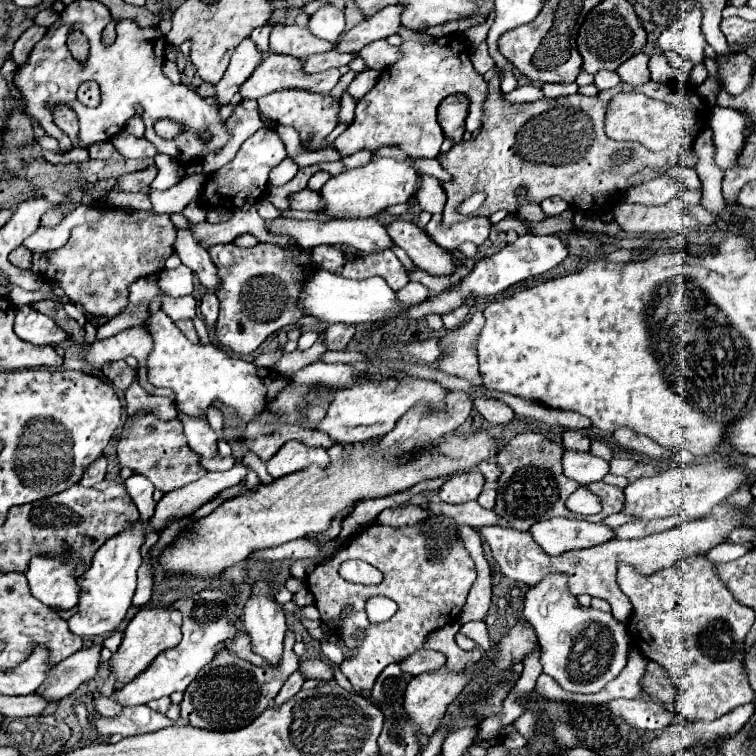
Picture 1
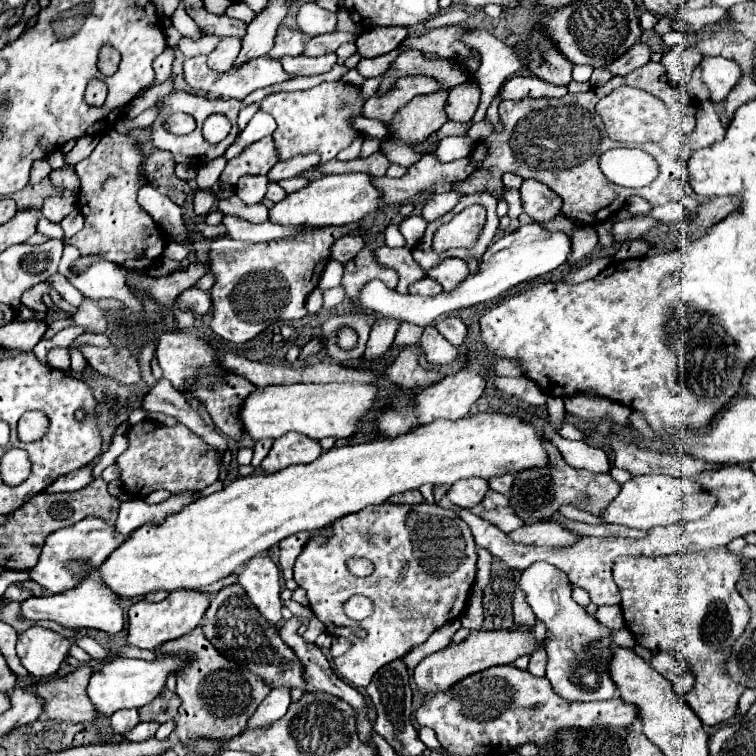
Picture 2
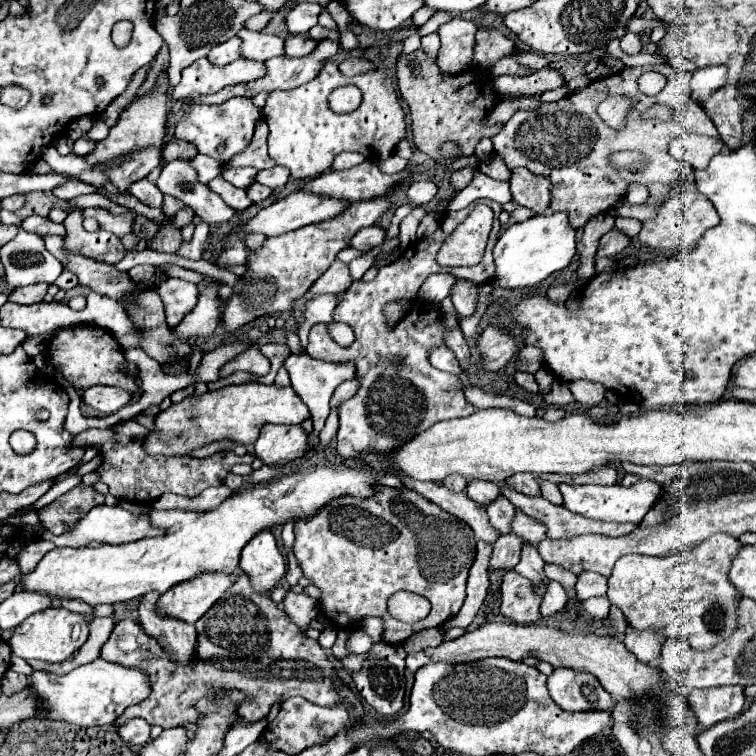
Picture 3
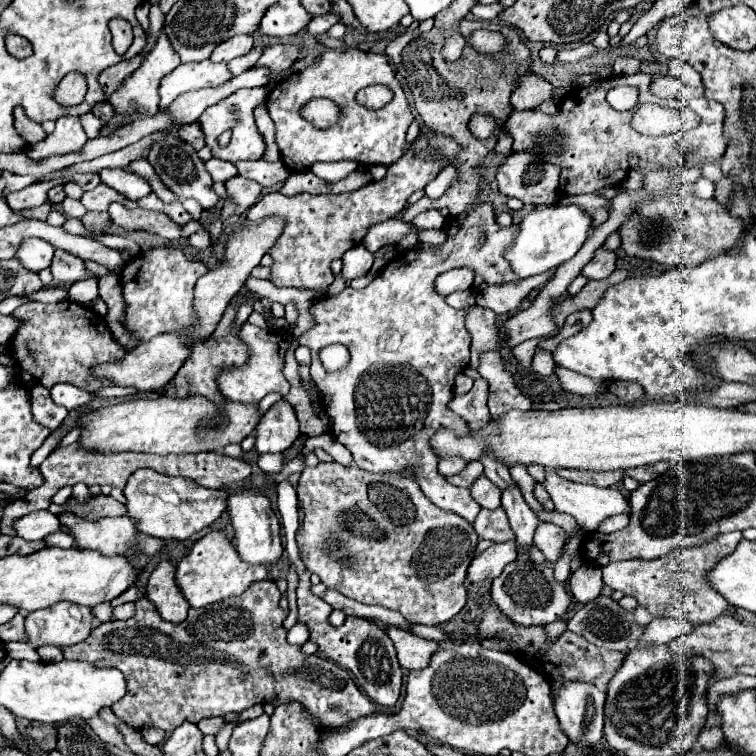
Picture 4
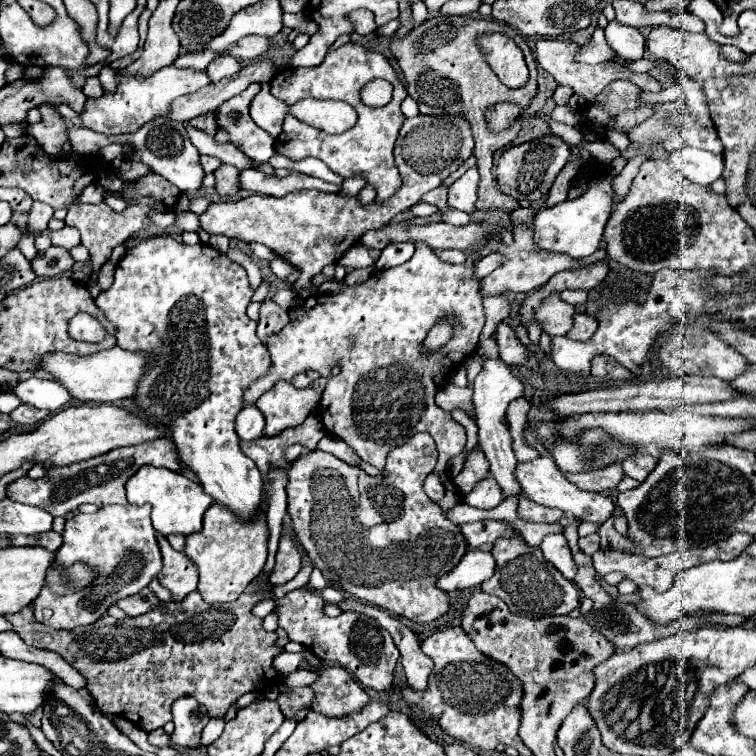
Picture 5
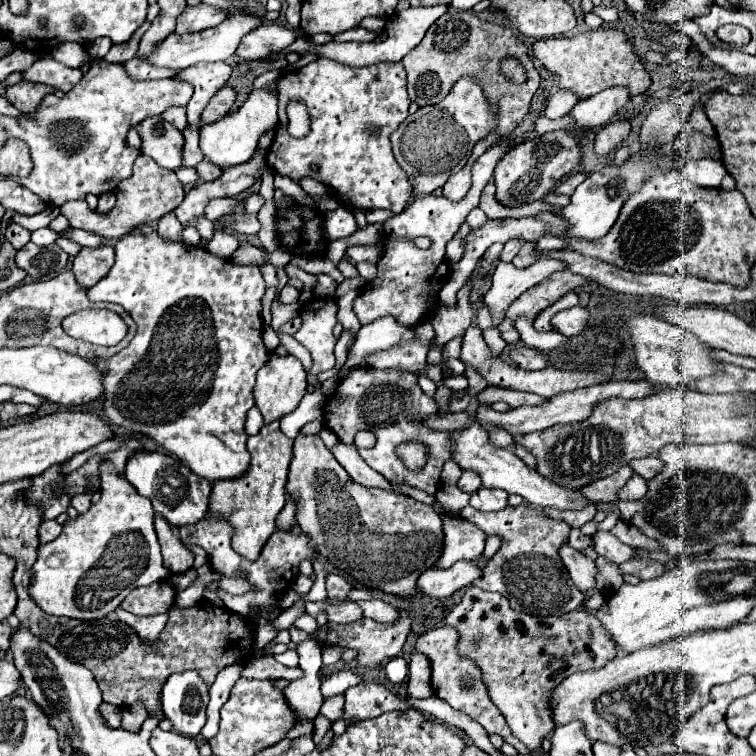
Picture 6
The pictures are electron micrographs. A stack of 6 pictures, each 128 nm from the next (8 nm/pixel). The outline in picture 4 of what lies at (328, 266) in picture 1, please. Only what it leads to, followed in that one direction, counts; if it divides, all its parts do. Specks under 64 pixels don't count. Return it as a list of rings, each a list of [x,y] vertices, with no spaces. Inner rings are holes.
[[[390,218],[386,222],[380,222],[376,226],[370,228],[370,232],[364,236],[362,244],[370,250],[370,252],[378,252],[380,248],[392,244],[392,242],[400,242],[410,230],[410,224],[402,222],[400,218]]]

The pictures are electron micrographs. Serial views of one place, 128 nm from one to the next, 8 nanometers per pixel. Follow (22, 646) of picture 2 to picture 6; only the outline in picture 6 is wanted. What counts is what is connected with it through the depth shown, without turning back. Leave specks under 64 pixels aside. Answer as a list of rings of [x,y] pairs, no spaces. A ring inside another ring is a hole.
[[[110,462],[102,464],[100,472],[100,502],[78,518],[68,518],[62,524],[62,534],[38,550],[28,592],[46,614],[98,620],[114,612],[134,588],[150,586],[168,576],[162,568],[150,500],[140,496],[128,480],[116,476]]]

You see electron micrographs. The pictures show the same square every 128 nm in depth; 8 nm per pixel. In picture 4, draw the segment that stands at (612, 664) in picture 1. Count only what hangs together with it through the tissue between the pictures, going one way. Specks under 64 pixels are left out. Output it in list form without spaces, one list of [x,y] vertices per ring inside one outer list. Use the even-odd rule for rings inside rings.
[[[508,488],[502,492],[502,506],[510,518],[512,532],[516,536],[516,544],[522,552],[526,552],[532,544],[532,536],[536,526],[540,524],[538,516],[530,510],[530,506],[524,502],[520,488]],[[572,682],[572,684],[564,684],[564,688],[560,688],[560,692],[556,694],[556,714],[558,714],[562,730],[568,734],[572,744],[594,746],[602,738],[604,702],[606,702],[606,692],[600,692],[594,684]]]

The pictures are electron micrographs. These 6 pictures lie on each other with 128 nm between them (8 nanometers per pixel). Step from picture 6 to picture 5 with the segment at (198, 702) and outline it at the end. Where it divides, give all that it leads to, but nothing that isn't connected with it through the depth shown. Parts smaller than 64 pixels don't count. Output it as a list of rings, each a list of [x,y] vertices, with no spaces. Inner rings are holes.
[[[192,696],[180,698],[172,706],[174,714],[174,734],[172,734],[172,744],[178,748],[186,750],[198,750],[200,746],[200,734],[208,722],[208,712],[194,700]]]

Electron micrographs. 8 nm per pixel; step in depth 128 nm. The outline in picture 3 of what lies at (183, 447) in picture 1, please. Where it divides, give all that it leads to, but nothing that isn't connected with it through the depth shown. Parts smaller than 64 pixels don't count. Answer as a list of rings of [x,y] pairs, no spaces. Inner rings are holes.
[[[134,420],[120,422],[110,428],[92,428],[76,436],[76,442],[84,444],[86,440],[96,440],[96,446],[100,448],[98,456],[102,458],[102,466],[98,474],[102,476],[102,482],[110,486],[110,494],[126,500],[126,502],[140,502],[140,504],[152,504],[156,498],[160,498],[166,492],[180,494],[180,496],[198,496],[204,488],[220,486],[224,484],[224,478],[230,474],[230,466],[234,464],[252,464],[254,454],[236,456],[232,450],[216,452],[208,458],[192,458],[192,456],[152,456],[144,452],[144,436],[148,436],[148,430]]]

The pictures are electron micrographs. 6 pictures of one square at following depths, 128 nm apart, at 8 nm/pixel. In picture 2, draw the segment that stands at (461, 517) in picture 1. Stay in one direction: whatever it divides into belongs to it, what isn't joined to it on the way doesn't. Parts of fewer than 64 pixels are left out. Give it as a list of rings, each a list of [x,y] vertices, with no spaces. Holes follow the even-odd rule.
[[[478,508],[476,514],[478,514],[480,518],[484,518],[486,522],[498,526],[502,532],[512,532],[512,530],[524,526],[524,522],[512,512],[512,508],[494,508],[492,512],[488,512],[488,510],[484,510],[484,508]]]

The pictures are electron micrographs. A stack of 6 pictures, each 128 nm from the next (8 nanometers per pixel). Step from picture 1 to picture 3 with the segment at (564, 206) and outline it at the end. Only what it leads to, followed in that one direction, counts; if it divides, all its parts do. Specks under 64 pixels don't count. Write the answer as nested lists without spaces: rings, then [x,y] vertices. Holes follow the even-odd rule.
[[[526,168],[512,170],[510,190],[512,190],[514,202],[518,206],[532,210],[534,216],[544,214],[550,204],[550,182],[542,176],[528,172]]]

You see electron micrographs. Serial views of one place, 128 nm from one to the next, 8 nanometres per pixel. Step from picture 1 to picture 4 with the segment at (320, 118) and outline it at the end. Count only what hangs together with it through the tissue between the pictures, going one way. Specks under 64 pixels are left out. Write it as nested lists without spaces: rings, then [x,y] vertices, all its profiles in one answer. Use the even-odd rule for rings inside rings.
[[[348,48],[344,52],[326,50],[318,56],[318,62],[312,68],[306,68],[288,80],[280,82],[266,100],[268,114],[276,128],[276,144],[282,154],[282,162],[292,172],[306,172],[316,162],[336,162],[336,160],[356,160],[358,164],[372,166],[394,164],[402,152],[406,142],[408,126],[412,124],[414,116],[410,112],[408,100],[402,92],[400,82],[384,54],[362,52],[356,48]],[[370,84],[384,84],[392,90],[394,98],[378,108],[370,110],[356,102],[356,92],[370,86]],[[312,98],[328,98],[338,104],[340,120],[330,128],[316,128],[312,122],[304,120],[300,114],[302,106]]]

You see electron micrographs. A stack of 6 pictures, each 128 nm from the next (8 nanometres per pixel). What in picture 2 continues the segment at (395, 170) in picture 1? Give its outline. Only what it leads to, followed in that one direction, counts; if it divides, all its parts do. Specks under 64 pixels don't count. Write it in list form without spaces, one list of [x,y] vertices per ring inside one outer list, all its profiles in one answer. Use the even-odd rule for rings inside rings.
[[[344,172],[336,176],[322,176],[310,186],[290,194],[270,210],[270,220],[280,224],[352,224],[384,206],[382,192],[374,188],[372,174],[368,172]]]

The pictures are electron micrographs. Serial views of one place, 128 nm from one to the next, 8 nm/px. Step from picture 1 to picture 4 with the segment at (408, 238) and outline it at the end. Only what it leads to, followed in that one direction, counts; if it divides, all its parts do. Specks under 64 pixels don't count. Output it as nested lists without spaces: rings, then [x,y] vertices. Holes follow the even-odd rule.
[[[472,304],[466,308],[466,328],[472,336],[472,360],[470,368],[478,368],[478,354],[484,350],[498,350],[500,328],[496,324],[496,314],[488,308]]]

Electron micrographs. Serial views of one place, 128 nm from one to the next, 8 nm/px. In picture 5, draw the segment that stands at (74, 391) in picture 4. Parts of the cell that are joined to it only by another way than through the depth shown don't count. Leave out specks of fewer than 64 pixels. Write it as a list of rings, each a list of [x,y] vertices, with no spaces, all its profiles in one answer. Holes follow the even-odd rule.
[[[32,376],[26,382],[20,382],[10,392],[20,396],[20,400],[24,404],[32,404],[36,408],[46,408],[50,412],[56,412],[56,410],[64,408],[72,400],[72,396],[68,396],[64,386],[60,386],[58,382],[40,380],[38,376]]]

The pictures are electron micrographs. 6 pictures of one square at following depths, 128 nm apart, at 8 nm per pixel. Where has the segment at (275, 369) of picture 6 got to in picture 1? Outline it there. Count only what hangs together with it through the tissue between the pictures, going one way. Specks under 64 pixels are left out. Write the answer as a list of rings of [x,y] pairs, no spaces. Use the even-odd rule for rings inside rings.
[[[292,440],[292,442],[286,442],[278,450],[278,454],[274,454],[268,460],[268,472],[278,480],[282,476],[300,472],[310,466],[326,468],[328,464],[330,464],[330,458],[324,448],[308,448],[296,440]]]

